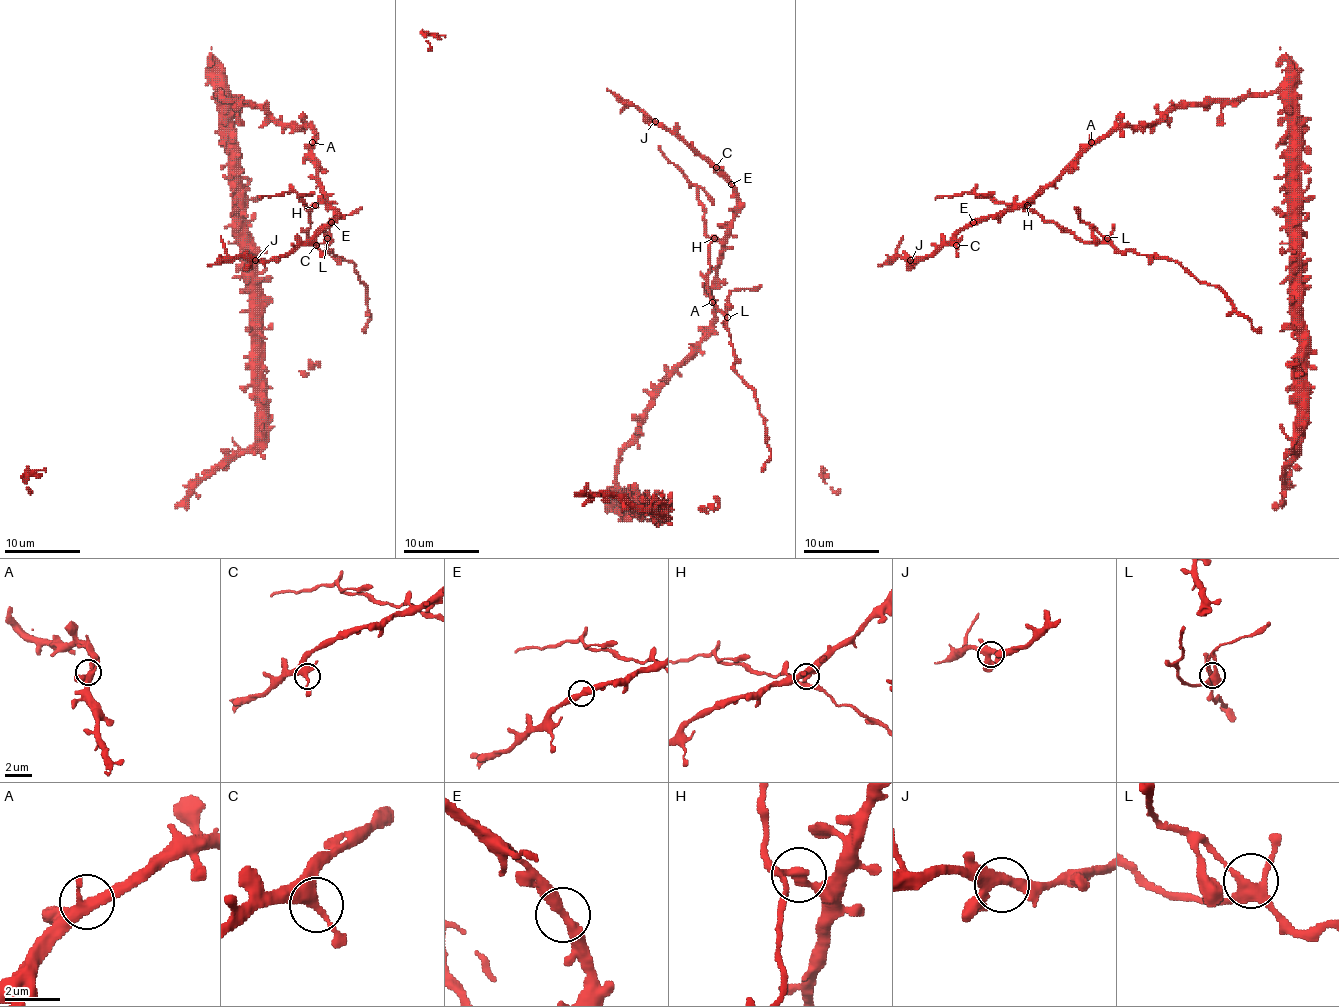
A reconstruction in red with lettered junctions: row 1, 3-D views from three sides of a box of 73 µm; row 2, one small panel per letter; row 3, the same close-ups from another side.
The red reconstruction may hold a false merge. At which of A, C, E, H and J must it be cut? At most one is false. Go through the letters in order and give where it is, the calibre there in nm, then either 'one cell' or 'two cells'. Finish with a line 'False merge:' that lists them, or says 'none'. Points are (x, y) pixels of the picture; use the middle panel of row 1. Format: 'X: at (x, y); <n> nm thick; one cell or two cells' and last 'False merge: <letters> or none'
A: at (712, 302); 320 nm thick; one cell
C: at (716, 167); 340 nm thick; one cell
E: at (731, 184); 400 nm thick; one cell
H: at (714, 238); 280 nm thick; two cells
J: at (655, 121); 360 nm thick; one cell
False merge: H

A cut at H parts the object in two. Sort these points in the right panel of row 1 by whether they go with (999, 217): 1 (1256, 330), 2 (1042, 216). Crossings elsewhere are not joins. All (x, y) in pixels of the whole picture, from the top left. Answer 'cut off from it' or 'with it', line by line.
1: cut off from it
2: cut off from it

